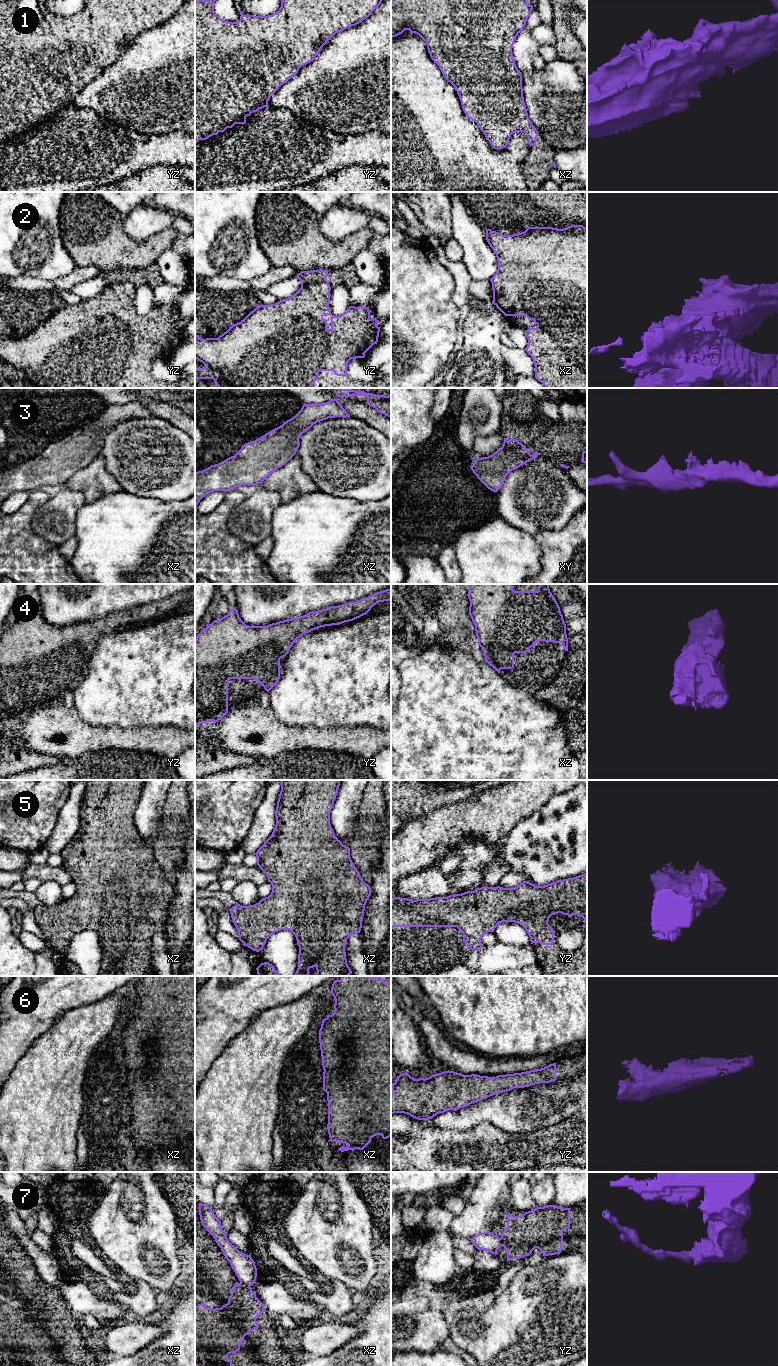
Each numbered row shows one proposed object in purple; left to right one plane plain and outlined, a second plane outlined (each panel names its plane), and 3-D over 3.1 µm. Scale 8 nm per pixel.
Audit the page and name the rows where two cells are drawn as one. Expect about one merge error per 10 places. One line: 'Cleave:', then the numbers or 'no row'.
Cleave: 7

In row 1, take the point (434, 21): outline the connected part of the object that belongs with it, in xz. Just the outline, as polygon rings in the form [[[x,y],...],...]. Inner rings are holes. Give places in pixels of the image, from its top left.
[[[391,0],[391,38],[409,30],[410,33],[419,35],[427,43],[431,59],[439,66],[445,79],[455,87],[464,113],[479,125],[480,130],[494,149],[505,148],[511,135],[516,132],[524,132],[527,135],[530,147],[537,141],[538,131],[528,118],[523,97],[522,75],[515,64],[512,53],[515,39],[525,27],[532,9],[533,5],[528,5],[527,0]]]

